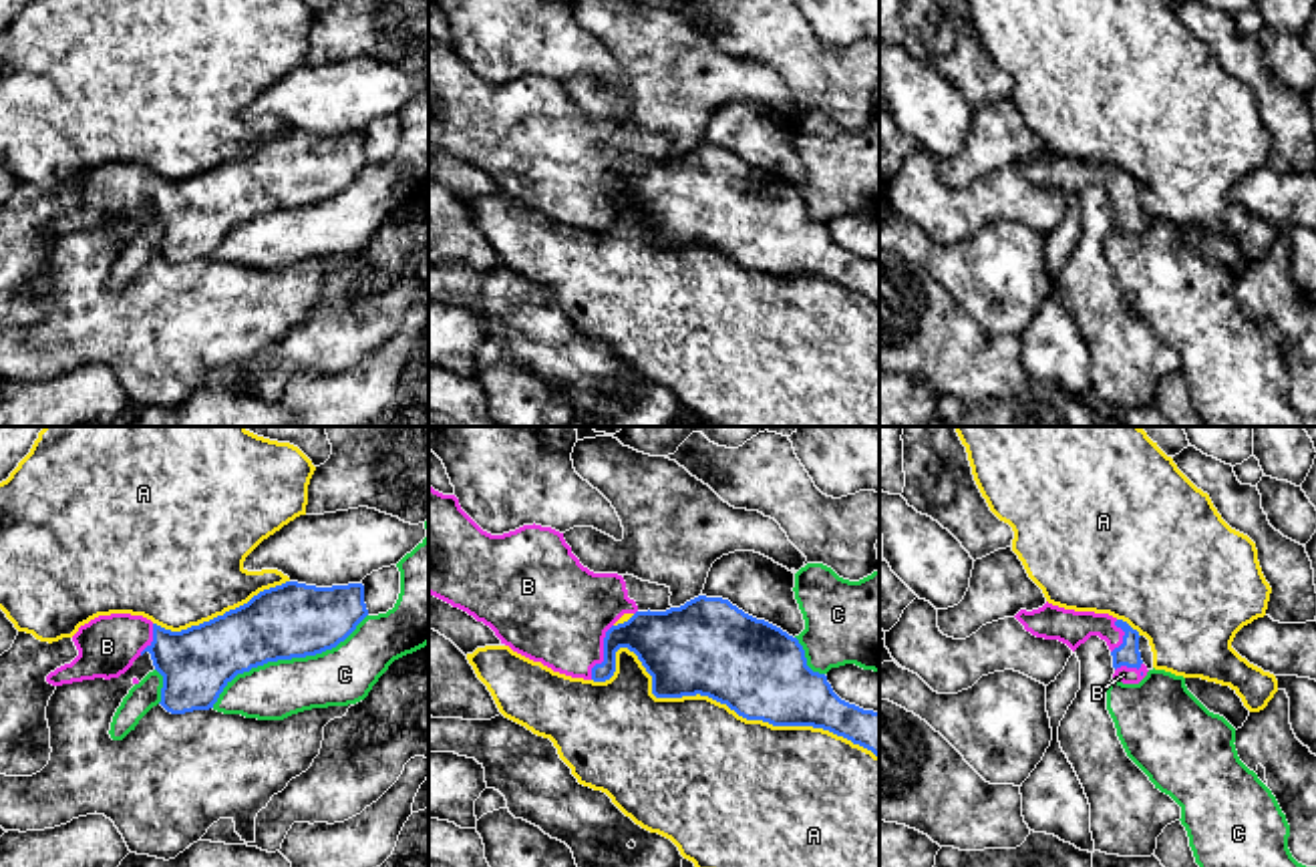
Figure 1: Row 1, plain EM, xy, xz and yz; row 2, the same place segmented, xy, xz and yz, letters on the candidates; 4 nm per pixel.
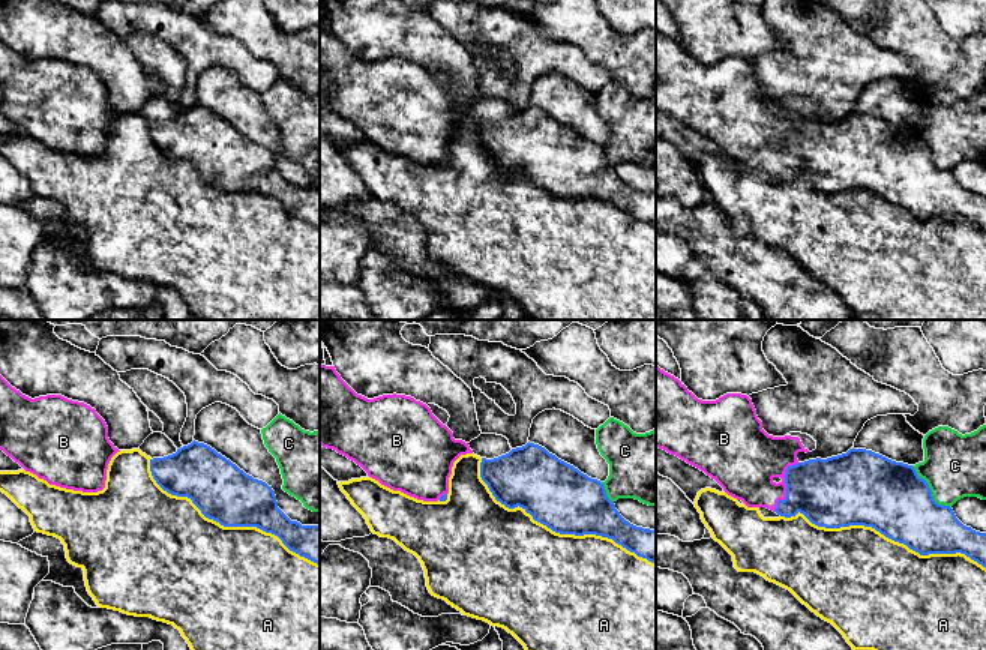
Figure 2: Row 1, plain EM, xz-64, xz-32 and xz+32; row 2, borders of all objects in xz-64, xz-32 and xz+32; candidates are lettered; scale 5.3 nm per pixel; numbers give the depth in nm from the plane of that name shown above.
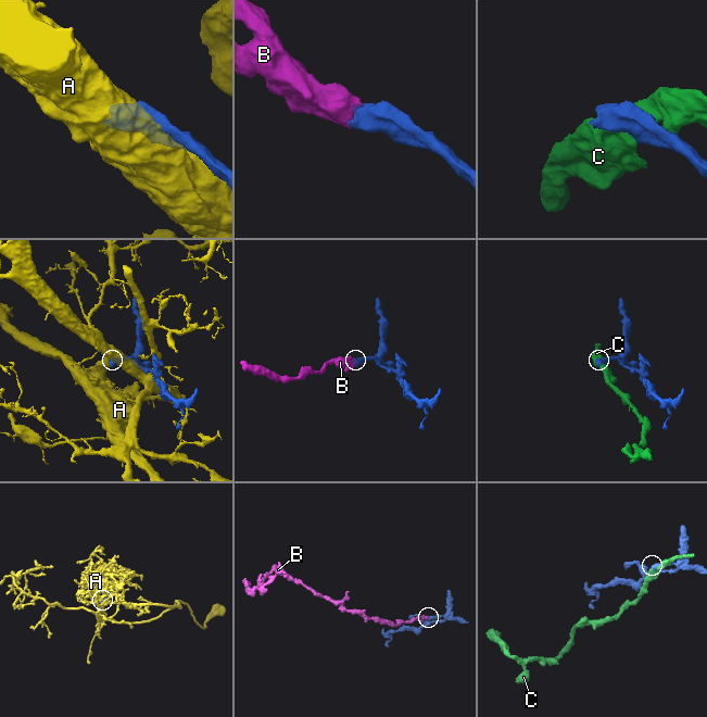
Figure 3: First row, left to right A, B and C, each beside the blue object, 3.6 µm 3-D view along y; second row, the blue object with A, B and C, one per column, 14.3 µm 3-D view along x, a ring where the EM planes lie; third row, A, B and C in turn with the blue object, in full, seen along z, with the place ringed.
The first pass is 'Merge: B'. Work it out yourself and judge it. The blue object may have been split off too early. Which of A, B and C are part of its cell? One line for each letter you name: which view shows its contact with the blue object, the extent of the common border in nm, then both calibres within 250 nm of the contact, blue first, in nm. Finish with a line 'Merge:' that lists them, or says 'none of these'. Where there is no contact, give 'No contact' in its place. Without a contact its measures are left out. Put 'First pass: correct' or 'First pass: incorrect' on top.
First pass: correct
B: Touches blue in xz. Shared border 240 nm. Thickness 240 nm (blue) against 420 nm
Merge: B

